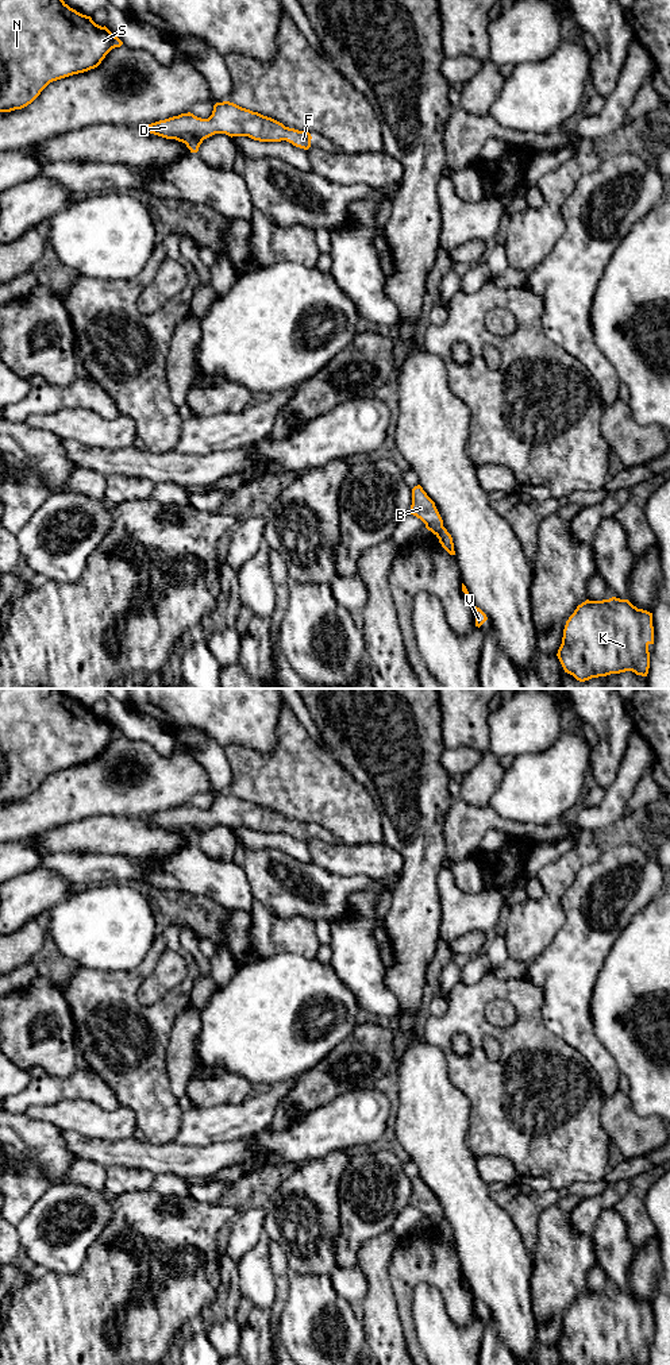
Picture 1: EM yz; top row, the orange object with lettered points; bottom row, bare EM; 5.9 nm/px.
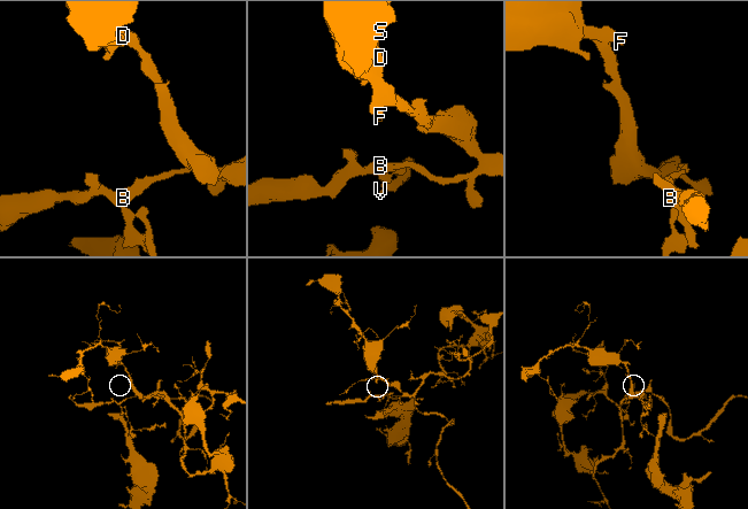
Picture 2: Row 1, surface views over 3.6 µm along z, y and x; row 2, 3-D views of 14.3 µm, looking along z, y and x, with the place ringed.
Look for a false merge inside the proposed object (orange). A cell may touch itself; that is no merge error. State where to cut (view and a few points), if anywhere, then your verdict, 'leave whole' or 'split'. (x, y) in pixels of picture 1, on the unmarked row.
cut yz (443, 1218), (436, 1226); split

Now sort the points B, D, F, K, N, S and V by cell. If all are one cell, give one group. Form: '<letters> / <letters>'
B D F N S / K V

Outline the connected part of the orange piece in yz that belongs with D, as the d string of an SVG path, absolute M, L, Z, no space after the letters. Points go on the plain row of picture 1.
M230 793L216 794L208 810L188 803L145 818L150 825L185 834L190 844L197 844L203 832L215 825L249 828L259 833L286 832L304 841L311 838L312 830L309 824L285 818L272 809Z

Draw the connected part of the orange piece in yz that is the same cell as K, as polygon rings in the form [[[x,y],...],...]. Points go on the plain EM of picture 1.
[[[616,1288],[586,1291],[566,1312],[557,1347],[567,1365],[648,1365],[650,1335],[654,1335],[652,1304]]]

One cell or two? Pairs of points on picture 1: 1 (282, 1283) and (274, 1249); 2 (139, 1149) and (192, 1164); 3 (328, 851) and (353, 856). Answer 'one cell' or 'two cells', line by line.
1: one cell
2: one cell
3: one cell

